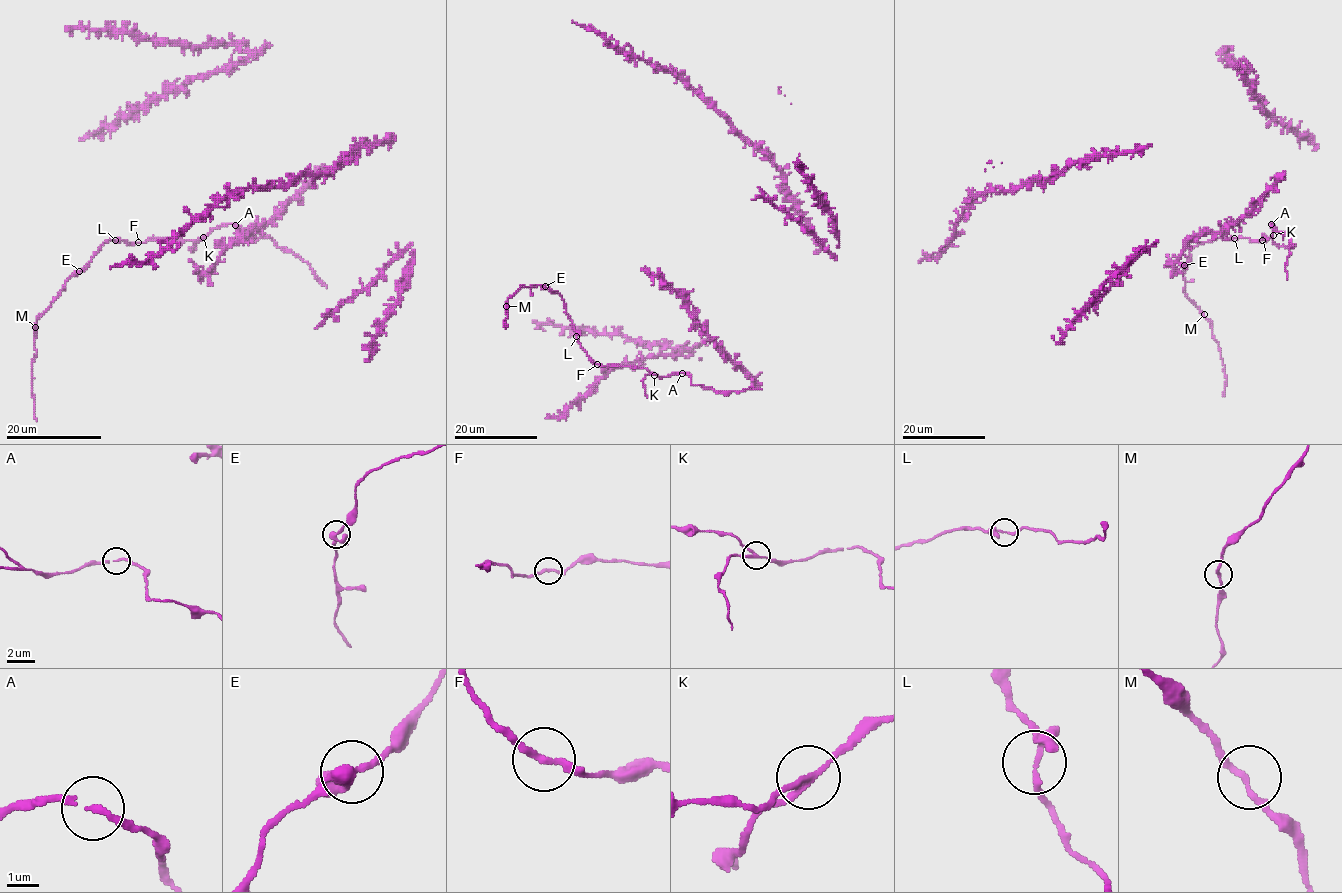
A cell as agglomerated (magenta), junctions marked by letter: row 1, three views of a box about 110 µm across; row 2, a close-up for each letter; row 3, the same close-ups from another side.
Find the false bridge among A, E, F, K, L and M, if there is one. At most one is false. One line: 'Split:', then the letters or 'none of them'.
Split: K

